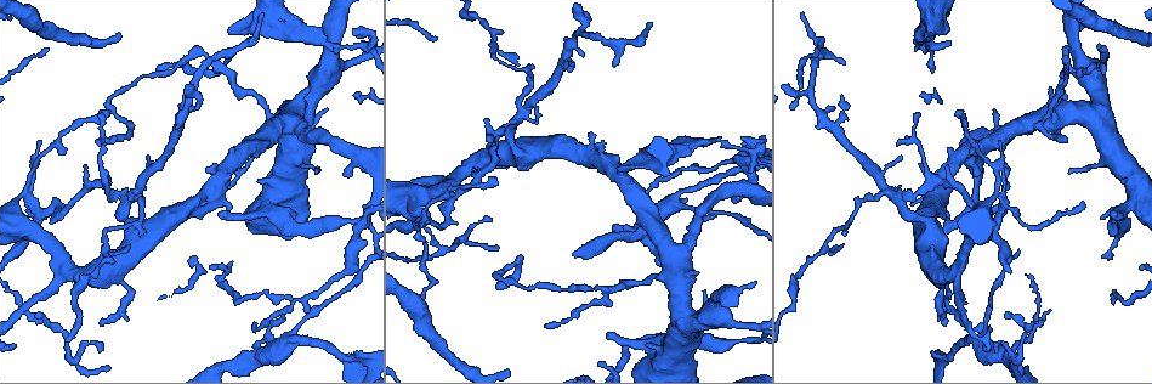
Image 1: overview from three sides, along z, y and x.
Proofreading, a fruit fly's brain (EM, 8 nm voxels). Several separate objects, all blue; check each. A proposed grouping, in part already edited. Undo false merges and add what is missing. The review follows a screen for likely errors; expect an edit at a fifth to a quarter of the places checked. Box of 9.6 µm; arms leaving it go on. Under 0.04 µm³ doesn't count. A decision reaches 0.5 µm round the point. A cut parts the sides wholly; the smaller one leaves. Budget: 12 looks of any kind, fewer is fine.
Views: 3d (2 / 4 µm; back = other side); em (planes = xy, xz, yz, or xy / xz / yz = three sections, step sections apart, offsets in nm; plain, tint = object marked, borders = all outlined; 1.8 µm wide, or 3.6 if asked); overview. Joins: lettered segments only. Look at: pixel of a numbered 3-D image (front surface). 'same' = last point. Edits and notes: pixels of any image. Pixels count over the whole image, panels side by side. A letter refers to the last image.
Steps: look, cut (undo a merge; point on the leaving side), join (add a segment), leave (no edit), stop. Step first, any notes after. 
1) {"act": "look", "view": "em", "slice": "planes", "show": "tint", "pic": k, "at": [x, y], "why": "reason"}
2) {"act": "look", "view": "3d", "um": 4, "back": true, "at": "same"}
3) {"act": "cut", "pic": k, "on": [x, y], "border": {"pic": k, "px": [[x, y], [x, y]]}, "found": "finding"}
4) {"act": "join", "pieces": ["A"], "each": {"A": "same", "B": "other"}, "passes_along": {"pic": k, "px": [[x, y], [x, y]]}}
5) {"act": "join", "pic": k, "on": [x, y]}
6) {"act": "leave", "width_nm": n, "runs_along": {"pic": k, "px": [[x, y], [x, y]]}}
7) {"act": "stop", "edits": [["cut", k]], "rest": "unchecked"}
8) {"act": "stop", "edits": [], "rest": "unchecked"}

{"act": "look", "view": "3d", "um": 2, "pic": 1, "at": [948, 32], "why": "branch stops here"}

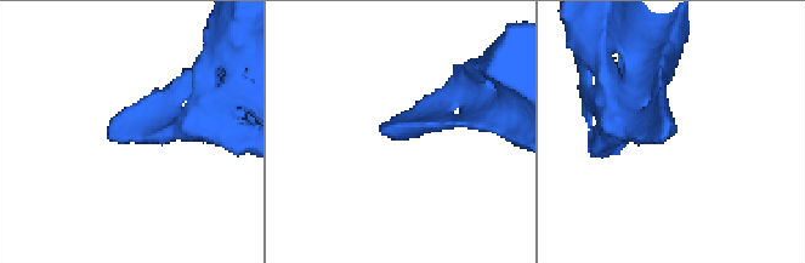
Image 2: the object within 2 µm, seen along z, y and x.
{"act": "look", "view": "em", "slice": "yz", "step": 4, "show": "borders", "pic": 2, "at": [109, 138], "why": "now the EM"}

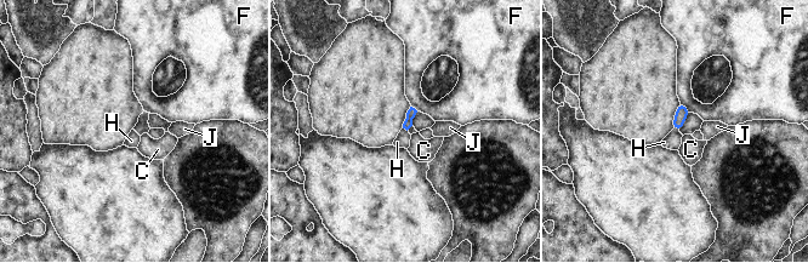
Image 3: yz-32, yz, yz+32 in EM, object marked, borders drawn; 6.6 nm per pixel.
{"act": "look", "view": "em", "slice": "planes", "show": "borders", "at": "same"}

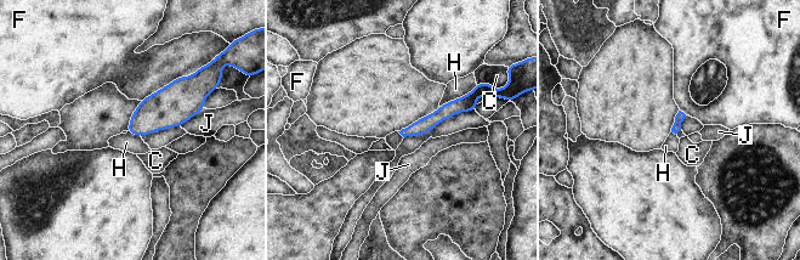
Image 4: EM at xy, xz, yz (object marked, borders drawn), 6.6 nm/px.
{"act": "leave", "each": {"C": "other", "F": "other", "H": "other", "J": "other"}, "border": {"pic": 4, "px": [[475, 88], [440, 107]]}, "found": "none of them fits"}

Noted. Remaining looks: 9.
{"act": "look", "view": "em", "slice": "xz", "step": 4, "show": "borders", "pic": 1, "at": [911, 204]}

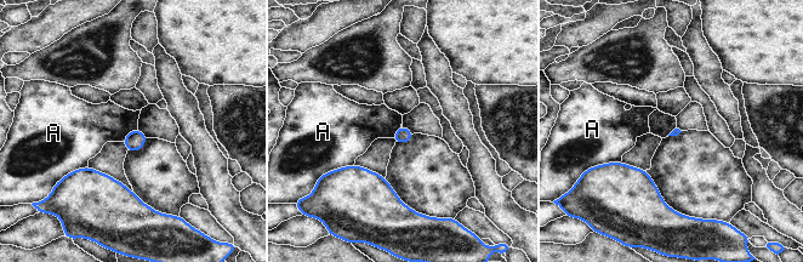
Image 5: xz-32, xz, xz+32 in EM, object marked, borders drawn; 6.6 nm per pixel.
{"act": "look", "view": "em", "slice": "planes", "show": "borders", "at": "same"}

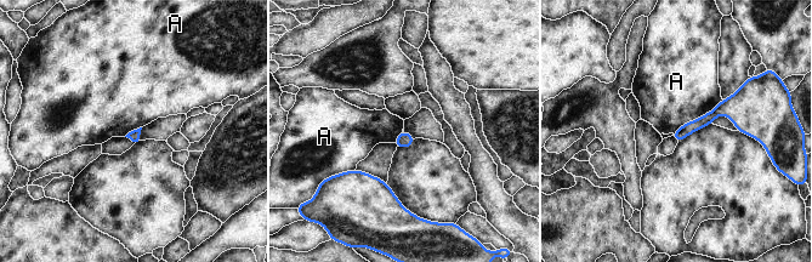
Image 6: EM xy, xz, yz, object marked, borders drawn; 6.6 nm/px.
{"act": "leave", "each": {"A": "other"}, "runs_along": {"pic": 6, "px": [[749, 129], [717, 110], [676, 136]]}, "found": "no lettered segment goes on from it"}

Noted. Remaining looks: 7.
{"act": "look", "view": "em", "slice": "planes", "show": "borders", "pic": 1, "at": [847, 222], "why": "sharp bend"}

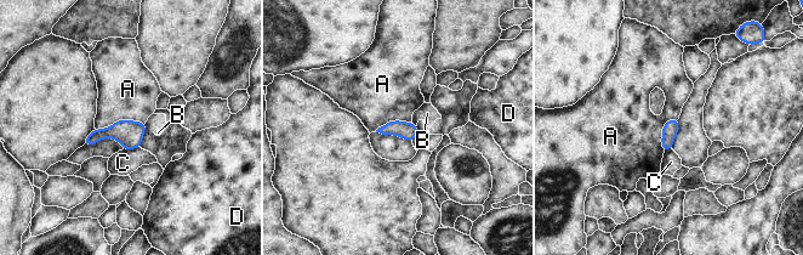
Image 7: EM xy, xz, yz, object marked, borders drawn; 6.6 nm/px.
{"act": "leave", "each": {"A": "other", "B": "other", "C": "other", "D": "other"}, "border": {"pic": 7, "px": [[144, 122], [118, 119], [95, 129]]}, "found": "all the same neuron"}

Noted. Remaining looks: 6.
{"act": "look", "view": "3d", "um": 4, "back": true, "pic": 1, "at": [732, 197], "why": "an open end"}

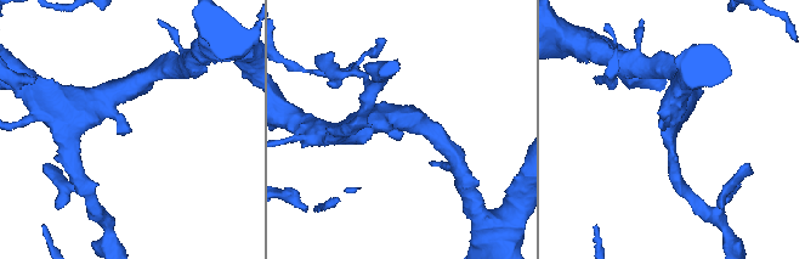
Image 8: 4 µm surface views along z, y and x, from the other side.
{"act": "look", "view": "em", "slice": "planes", "show": "tint", "pic": 8, "at": [131, 131], "why": "shape alone is not enough"}

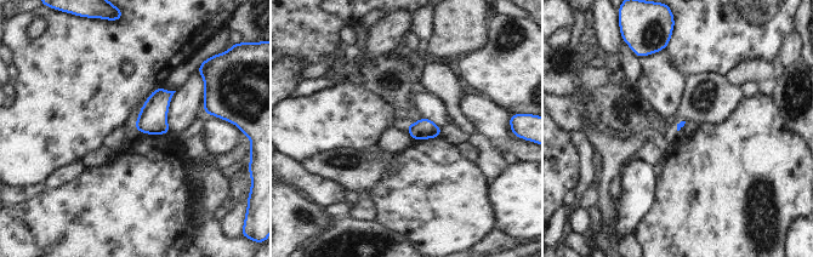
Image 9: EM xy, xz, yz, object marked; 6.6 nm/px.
{"act": "look", "view": "em", "slice": "planes", "show": "borders", "at": "same", "why": "what lies round it"}

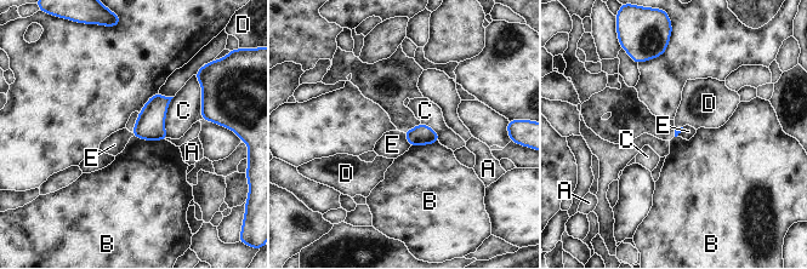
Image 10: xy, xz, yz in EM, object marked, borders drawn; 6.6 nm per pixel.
{"act": "leave", "each": {"A": "other", "B": "other", "C": "other", "D": "other", "E": "other"}, "border": {"pic": 10, "px": [[402, 132], [410, 146]]}, "found": "no lettered segment goes on from it"}

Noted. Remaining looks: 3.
{"act": "look", "view": "em", "um": 3.6, "slice": "yz", "step": 8, "show": "tint", "pic": 1, "at": [1141, 206], "why": "abrupt turn"}

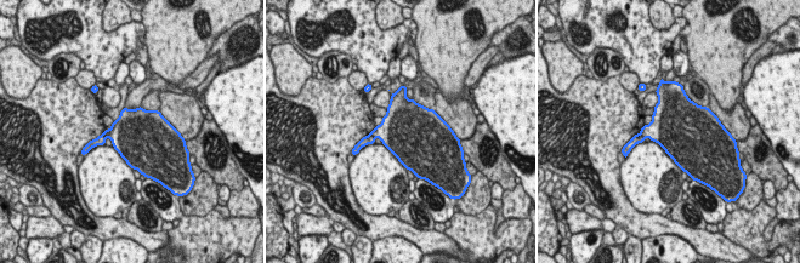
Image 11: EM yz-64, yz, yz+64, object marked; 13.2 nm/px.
{"act": "look", "view": "em", "um": 3.6, "slice": "planes", "show": "borders", "at": "same", "why": "another direction"}

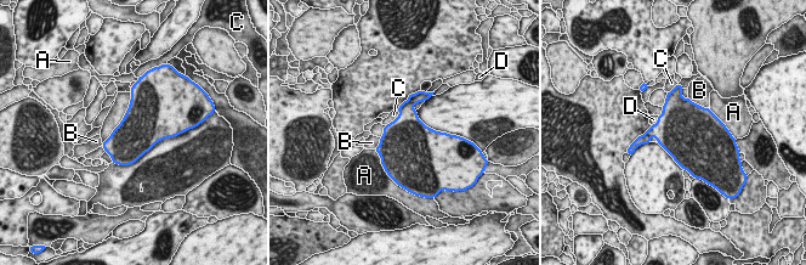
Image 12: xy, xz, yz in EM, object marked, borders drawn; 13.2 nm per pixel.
{"act": "cut", "pic": 12, "on": [421, 95], "width_nm": 550, "each": {"A": "other", "B": "other", "C": "other", "D": "other"}, "border": {"pic": 12, "px": [[413, 103], [406, 103], [398, 110]]}, "found": "a second neuron is stuck on"}

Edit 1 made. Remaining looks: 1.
{"act": "stop", "edits": [["cut", 12]], "rest": "unchecked"}

